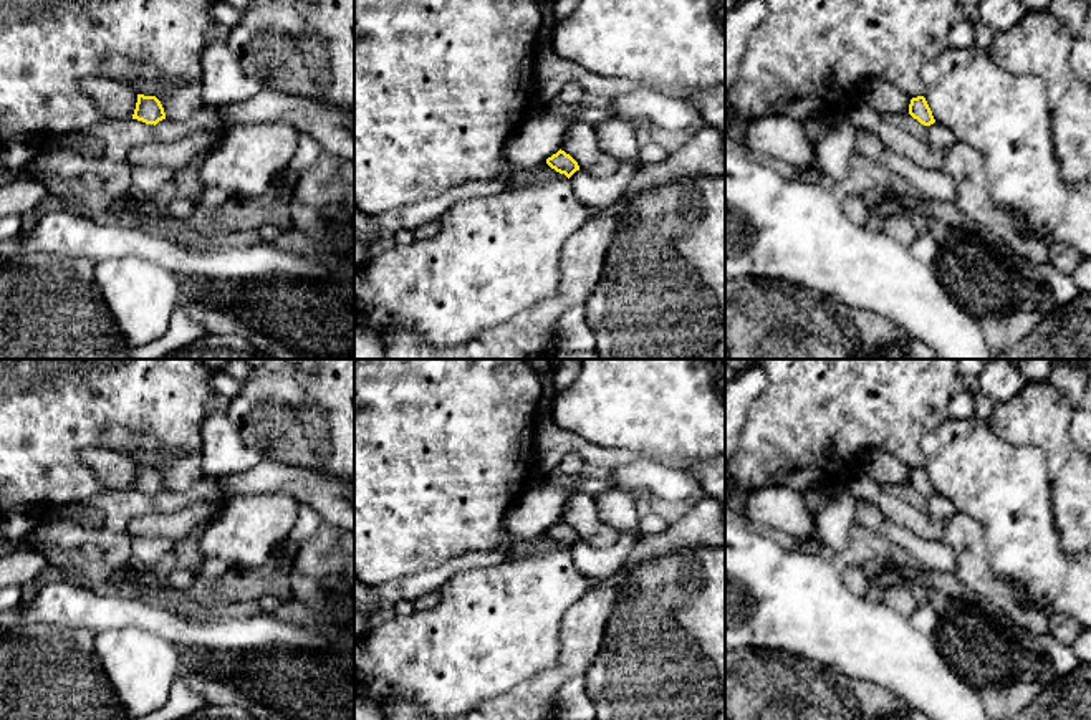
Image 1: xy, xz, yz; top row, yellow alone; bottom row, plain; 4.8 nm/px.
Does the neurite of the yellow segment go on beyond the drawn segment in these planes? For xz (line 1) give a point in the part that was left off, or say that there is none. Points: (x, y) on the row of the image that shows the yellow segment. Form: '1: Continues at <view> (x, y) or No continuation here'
1: No continuation here

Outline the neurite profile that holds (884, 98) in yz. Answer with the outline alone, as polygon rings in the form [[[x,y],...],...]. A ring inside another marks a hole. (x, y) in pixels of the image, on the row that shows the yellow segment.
[[[882,78],[868,79],[861,86],[859,96],[882,118],[909,114],[909,104],[912,99]]]

